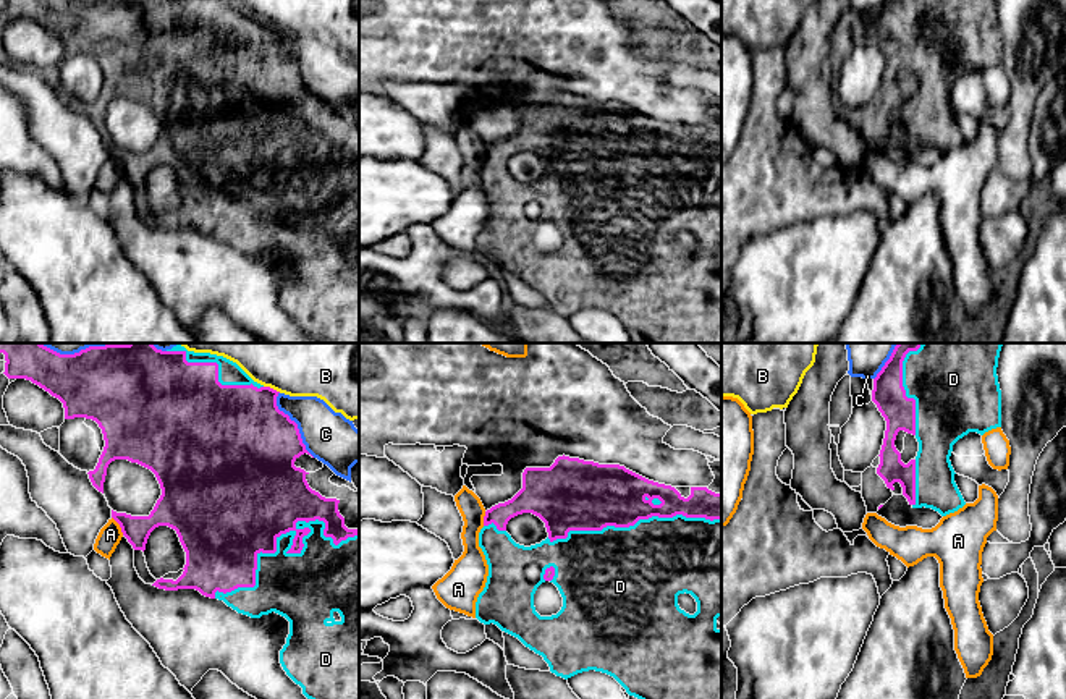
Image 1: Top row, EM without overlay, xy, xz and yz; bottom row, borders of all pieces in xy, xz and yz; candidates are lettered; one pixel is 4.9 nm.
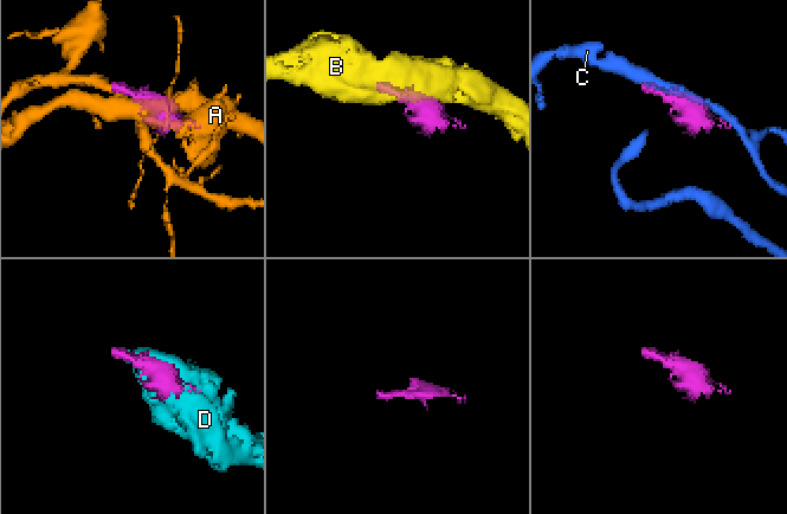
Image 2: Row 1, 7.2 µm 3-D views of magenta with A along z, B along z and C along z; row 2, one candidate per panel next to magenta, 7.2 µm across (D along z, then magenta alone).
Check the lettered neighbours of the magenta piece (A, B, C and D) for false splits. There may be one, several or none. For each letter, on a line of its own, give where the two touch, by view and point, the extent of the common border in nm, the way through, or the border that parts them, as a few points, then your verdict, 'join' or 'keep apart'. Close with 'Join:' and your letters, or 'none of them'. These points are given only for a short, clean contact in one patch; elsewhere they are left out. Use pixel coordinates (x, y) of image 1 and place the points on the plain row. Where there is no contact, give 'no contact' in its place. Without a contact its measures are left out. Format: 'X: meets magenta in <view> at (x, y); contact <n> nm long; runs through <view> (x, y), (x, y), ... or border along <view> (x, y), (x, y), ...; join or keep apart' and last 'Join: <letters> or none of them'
A: meets magenta in xy at (120, 164); contact 110 nm long; border along xy (112, 154), (123, 172); keep apart
B: meets magenta in xy at (272, 26); contact 90 nm long; keep apart
C: meets magenta in xy at (296, 62); contact 380 nm long; keep apart
D: meets magenta in xy at (275, 180); contact 750 nm long; join
Join: D

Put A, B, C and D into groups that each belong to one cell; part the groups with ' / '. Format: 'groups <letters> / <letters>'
groups A / B / C / D

